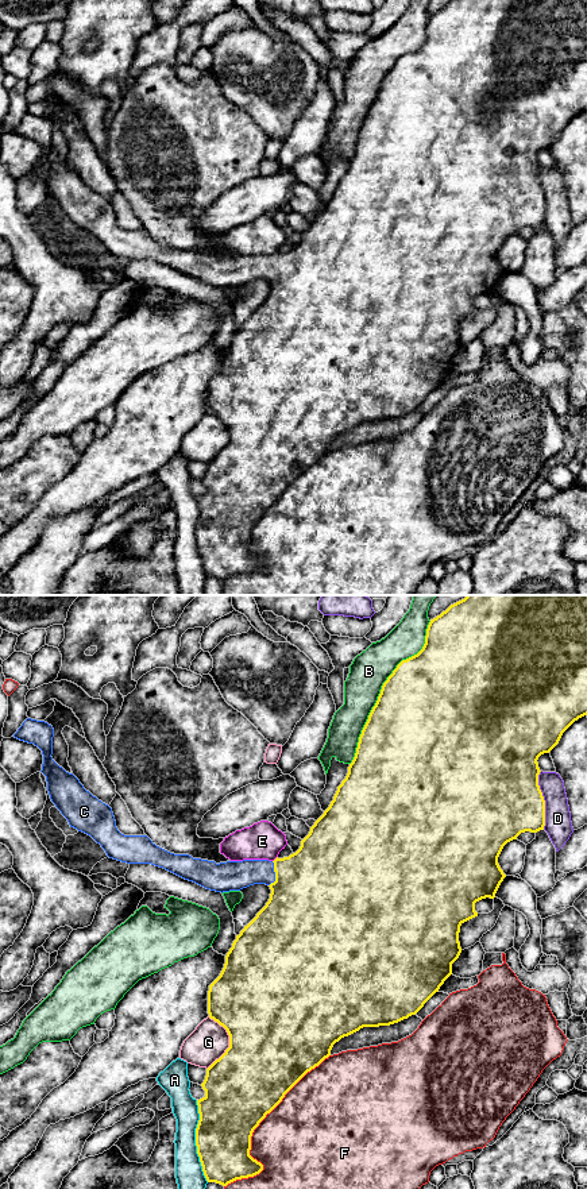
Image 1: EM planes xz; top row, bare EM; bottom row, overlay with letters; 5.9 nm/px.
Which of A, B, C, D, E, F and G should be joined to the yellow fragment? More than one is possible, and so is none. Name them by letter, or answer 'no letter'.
C

